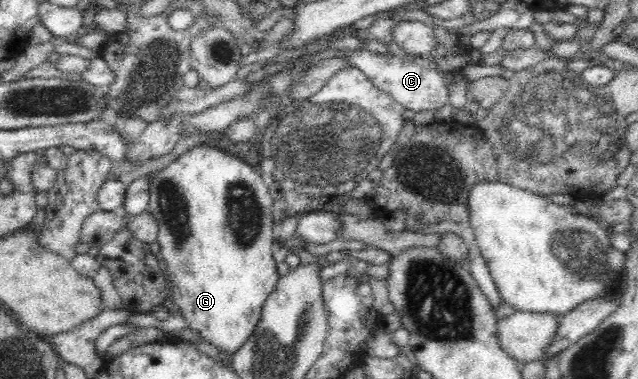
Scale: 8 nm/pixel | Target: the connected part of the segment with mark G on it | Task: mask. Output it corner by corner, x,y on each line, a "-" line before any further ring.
198,143
145,179
149,181
147,212
157,223
159,255
167,262
169,301
180,306
191,330
197,330
221,352
234,354
253,332
261,318
261,306
280,278
273,259
272,196
255,160
244,162
226,150

